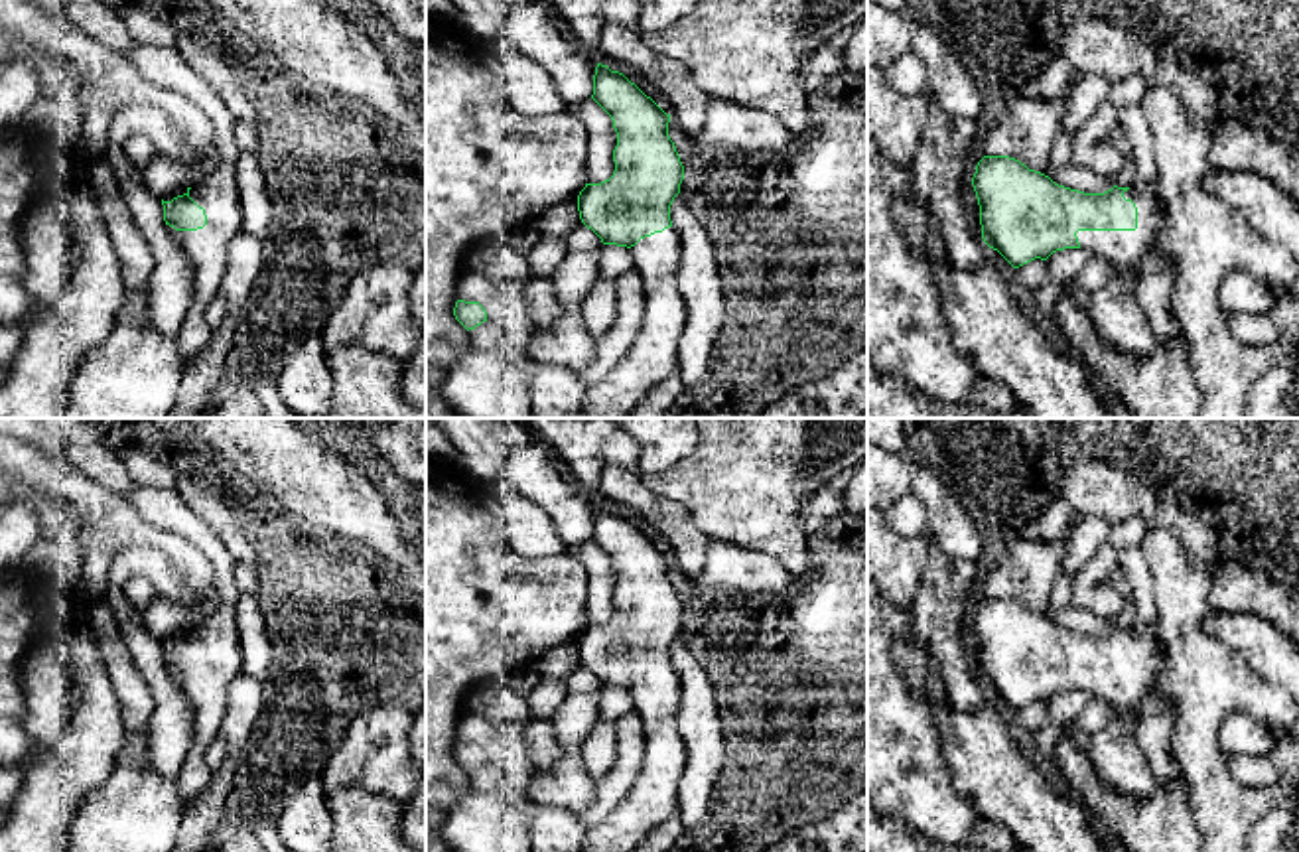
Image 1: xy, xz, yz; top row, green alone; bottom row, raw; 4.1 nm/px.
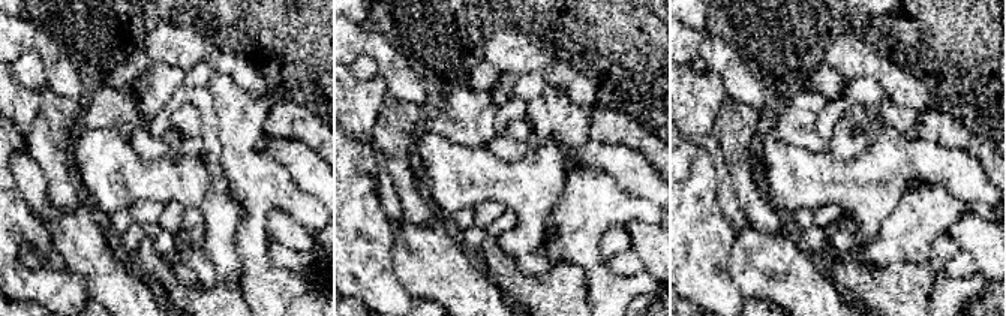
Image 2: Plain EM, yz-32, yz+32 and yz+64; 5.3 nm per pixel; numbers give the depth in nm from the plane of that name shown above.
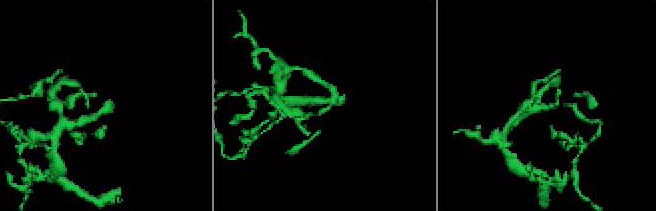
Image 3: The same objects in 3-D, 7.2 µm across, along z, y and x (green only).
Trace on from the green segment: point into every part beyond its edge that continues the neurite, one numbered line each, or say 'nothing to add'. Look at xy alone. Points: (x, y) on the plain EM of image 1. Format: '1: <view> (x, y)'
1: xy (217, 636)

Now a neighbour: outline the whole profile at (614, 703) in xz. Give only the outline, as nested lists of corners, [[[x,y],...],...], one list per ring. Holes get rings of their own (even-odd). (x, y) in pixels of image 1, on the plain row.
[[[603,686],[599,690],[597,712],[601,722],[619,722],[623,716],[635,712],[631,692],[627,688]]]

